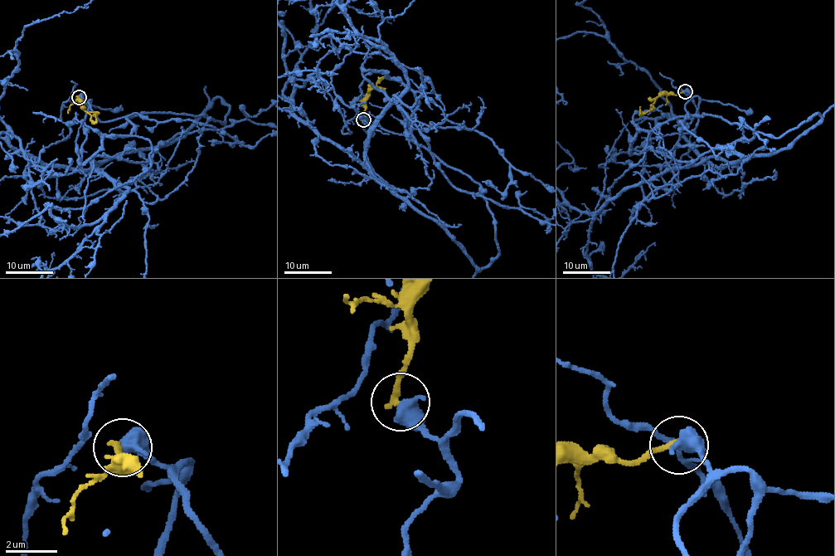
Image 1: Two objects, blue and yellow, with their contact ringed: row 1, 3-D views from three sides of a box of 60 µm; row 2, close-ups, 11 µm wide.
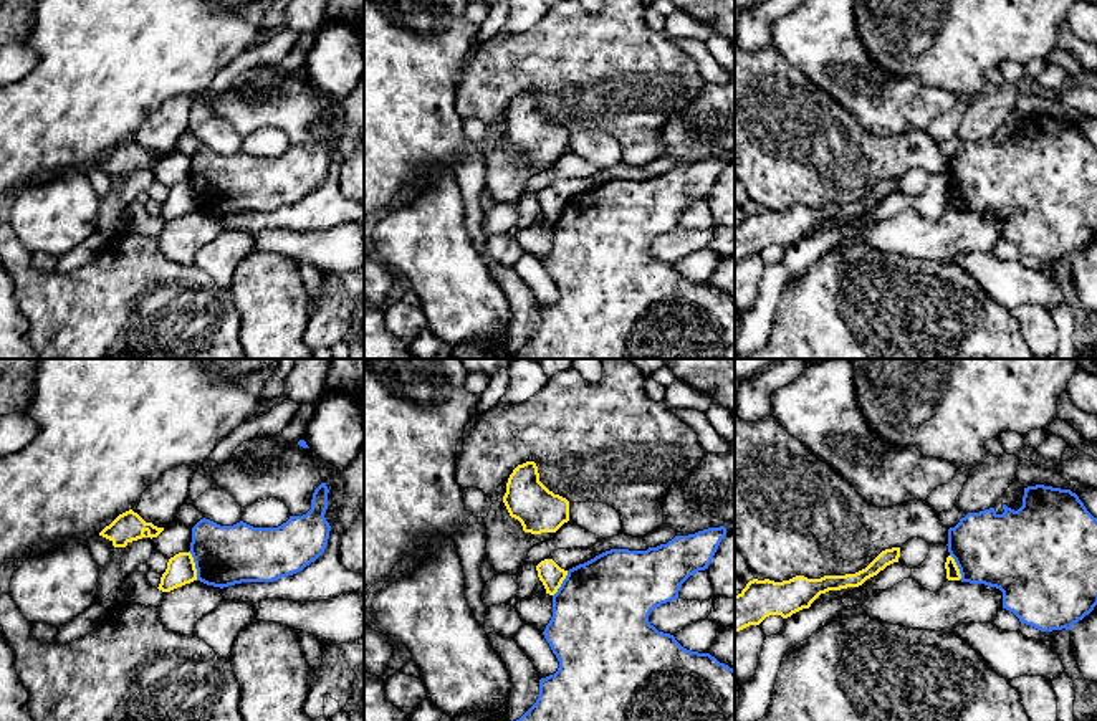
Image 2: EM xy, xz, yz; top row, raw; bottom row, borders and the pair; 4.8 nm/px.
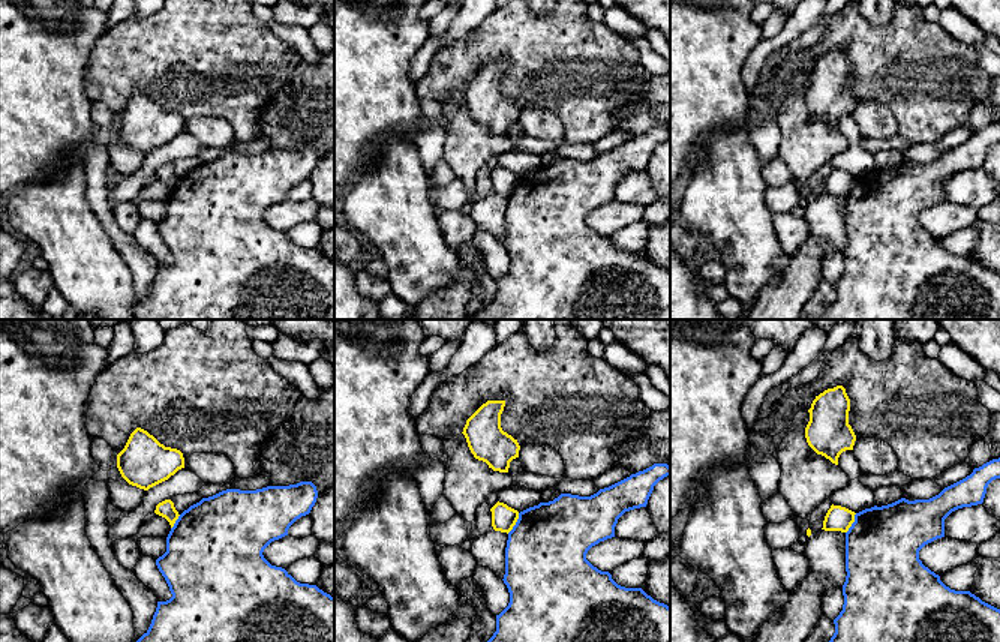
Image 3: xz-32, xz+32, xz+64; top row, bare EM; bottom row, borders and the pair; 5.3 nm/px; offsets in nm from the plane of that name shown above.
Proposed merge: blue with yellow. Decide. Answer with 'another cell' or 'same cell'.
another cell

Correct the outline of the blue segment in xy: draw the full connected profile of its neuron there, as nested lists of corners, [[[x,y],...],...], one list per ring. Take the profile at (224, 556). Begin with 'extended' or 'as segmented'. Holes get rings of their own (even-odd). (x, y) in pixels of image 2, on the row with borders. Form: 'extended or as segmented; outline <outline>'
as segmented; outline [[[321,483],[313,493],[311,509],[290,516],[278,528],[253,528],[243,521],[220,526],[200,519],[192,528],[189,551],[197,580],[223,589],[242,582],[273,582],[303,571],[328,546],[328,493],[326,483]]]

